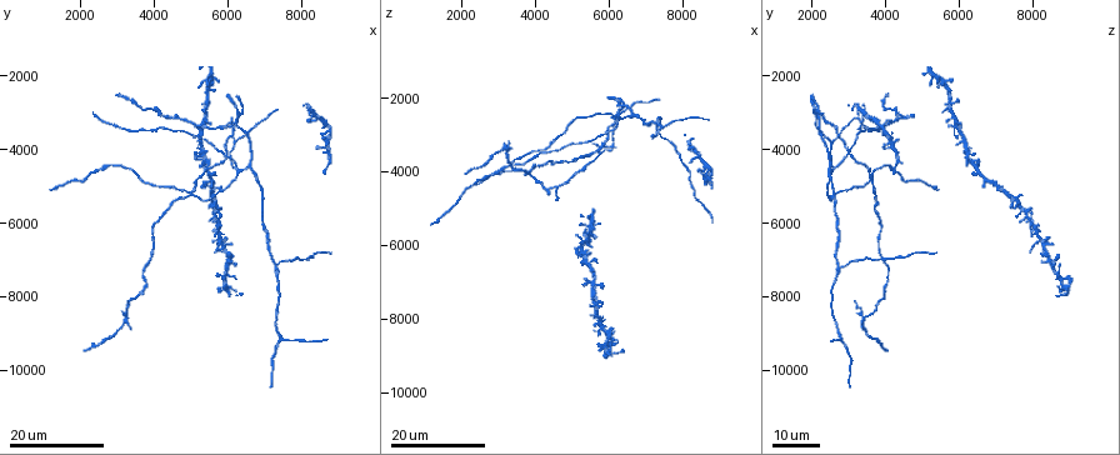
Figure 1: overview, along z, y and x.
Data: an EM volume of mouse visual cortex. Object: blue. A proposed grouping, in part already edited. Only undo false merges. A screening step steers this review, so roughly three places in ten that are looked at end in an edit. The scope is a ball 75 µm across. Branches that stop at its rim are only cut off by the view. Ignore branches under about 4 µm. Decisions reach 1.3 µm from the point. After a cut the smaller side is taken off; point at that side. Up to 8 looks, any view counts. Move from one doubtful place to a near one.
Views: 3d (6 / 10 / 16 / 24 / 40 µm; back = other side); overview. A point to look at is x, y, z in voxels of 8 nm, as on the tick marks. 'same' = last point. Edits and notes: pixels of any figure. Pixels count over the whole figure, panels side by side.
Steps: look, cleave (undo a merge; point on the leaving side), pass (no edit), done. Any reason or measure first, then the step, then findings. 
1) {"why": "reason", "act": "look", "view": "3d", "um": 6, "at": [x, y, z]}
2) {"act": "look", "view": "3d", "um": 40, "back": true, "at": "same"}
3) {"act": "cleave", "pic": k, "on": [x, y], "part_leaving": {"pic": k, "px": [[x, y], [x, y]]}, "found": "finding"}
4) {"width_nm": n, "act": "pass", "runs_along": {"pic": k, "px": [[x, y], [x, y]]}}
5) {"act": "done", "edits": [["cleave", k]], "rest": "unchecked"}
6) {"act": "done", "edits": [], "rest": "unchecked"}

{"act": "look", "view": "3d", "um": 16, "at": [6300, 4600, 2700]}

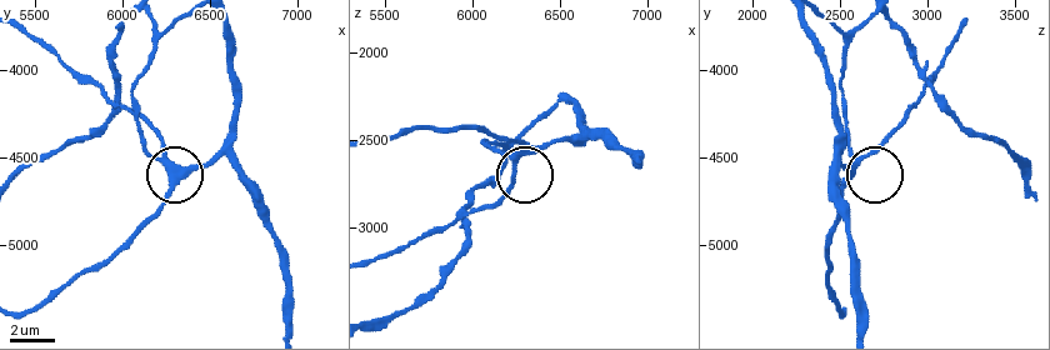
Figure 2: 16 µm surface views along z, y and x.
{"act": "look", "view": "3d", "um": 10, "at": [6260, 4500, 2620]}

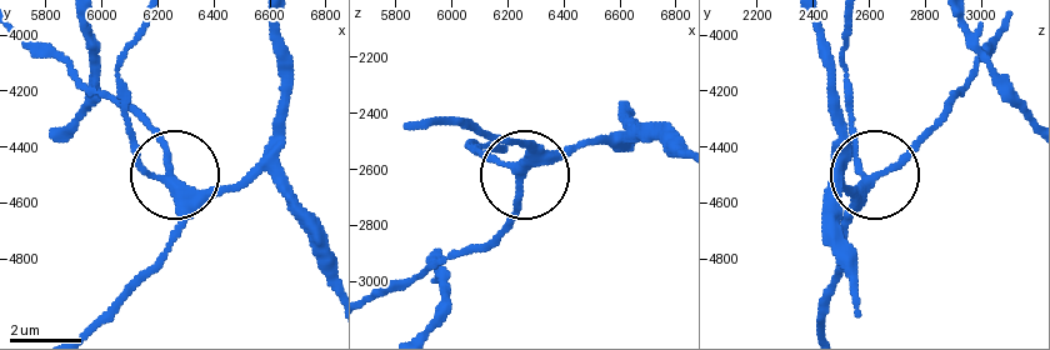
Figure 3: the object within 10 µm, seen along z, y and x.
{"width_nm": 230, "act": "pass", "runs_along": {"pic": 3, "px": [[146, 28], [119, 99], [136, 161], [170, 174], [149, 120]]}, "found": "continuous, no second cell"}

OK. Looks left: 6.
{"why": "four arms meet", "act": "look", "view": "3d", "um": 16, "at": [6500, 3600, 2300]}

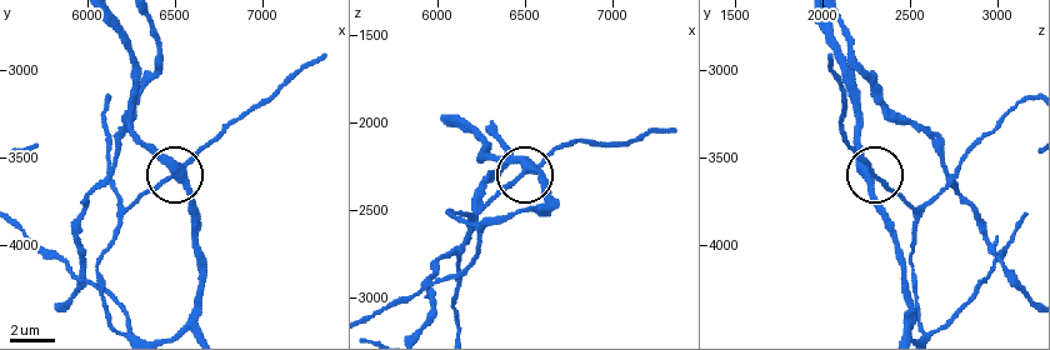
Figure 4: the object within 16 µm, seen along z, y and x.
{"act": "look", "view": "3d", "um": 10, "at": [6560, 3600, 2260]}

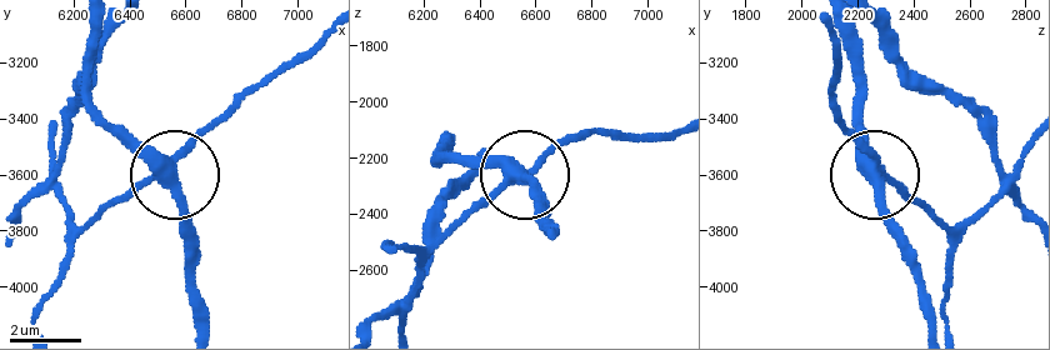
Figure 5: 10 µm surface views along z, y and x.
{"act": "pass", "runs_along": {"pic": 5, "px": [[53, 145], [56, 190], [89, 223], [169, 178], [229, 111]]}, "found": "continuous, no second cell"}

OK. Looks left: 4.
{"why": "four-way junction", "act": "look", "view": "3d", "um": 16, "at": [6100, 3700, 2700]}

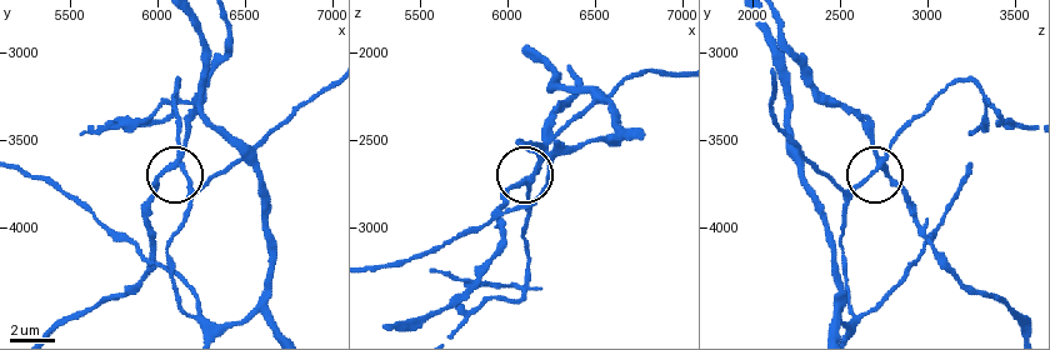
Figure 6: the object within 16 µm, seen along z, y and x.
{"act": "look", "view": "3d", "um": 6, "at": [6100, 3660, 2720]}

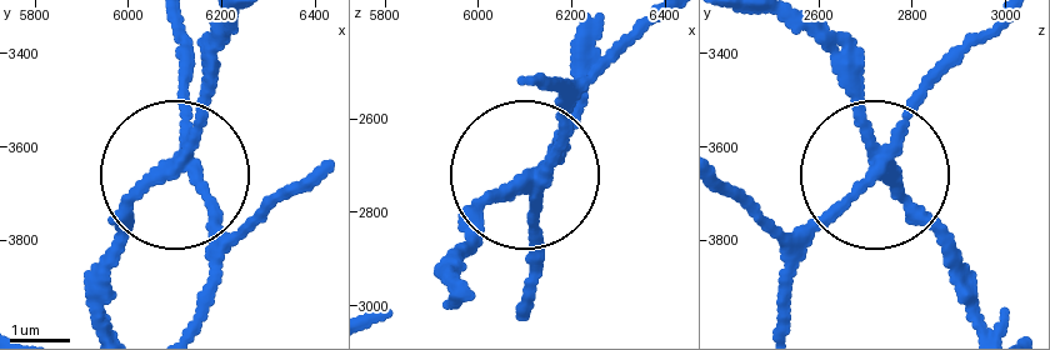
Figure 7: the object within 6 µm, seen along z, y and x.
{"act": "cleave", "pic": 7, "on": [213, 79], "part_leaving": {"pic": 7, "px": [[181, 161], [121, 231], [113, 321]]}, "found": "two cells meet here"}

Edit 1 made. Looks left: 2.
{"why": "a fork", "act": "look", "view": "3d", "um": 24, "at": [4600, 3200, 4500]}

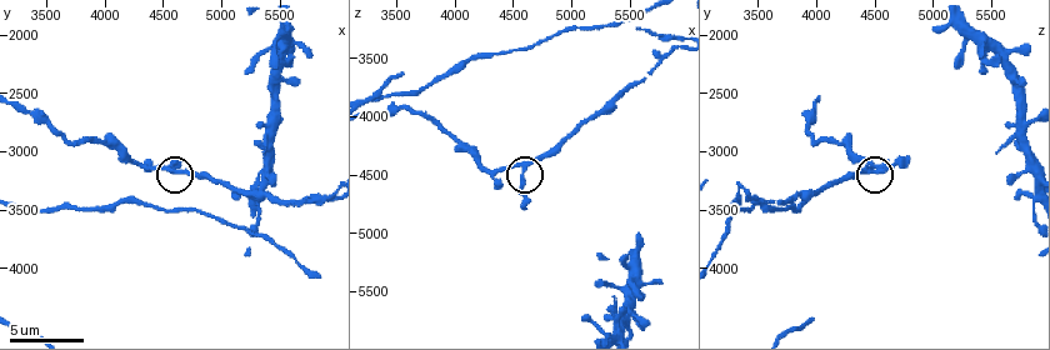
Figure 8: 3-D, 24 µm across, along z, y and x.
{"act": "look", "view": "3d", "um": 6, "at": [4580, 3180, 4460]}

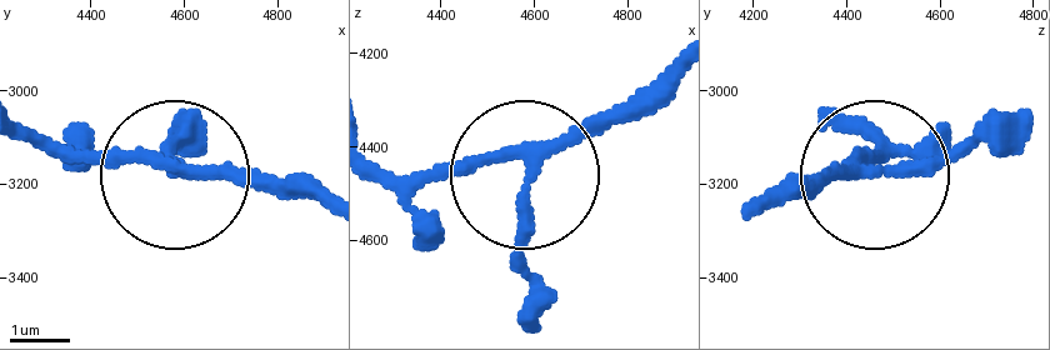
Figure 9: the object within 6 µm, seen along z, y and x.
{"arms": 3, "act": "pass", "found": "all the same cell"}

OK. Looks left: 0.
{"act": "done", "edits": [["cleave", 7]], "rest": "unchecked"}

